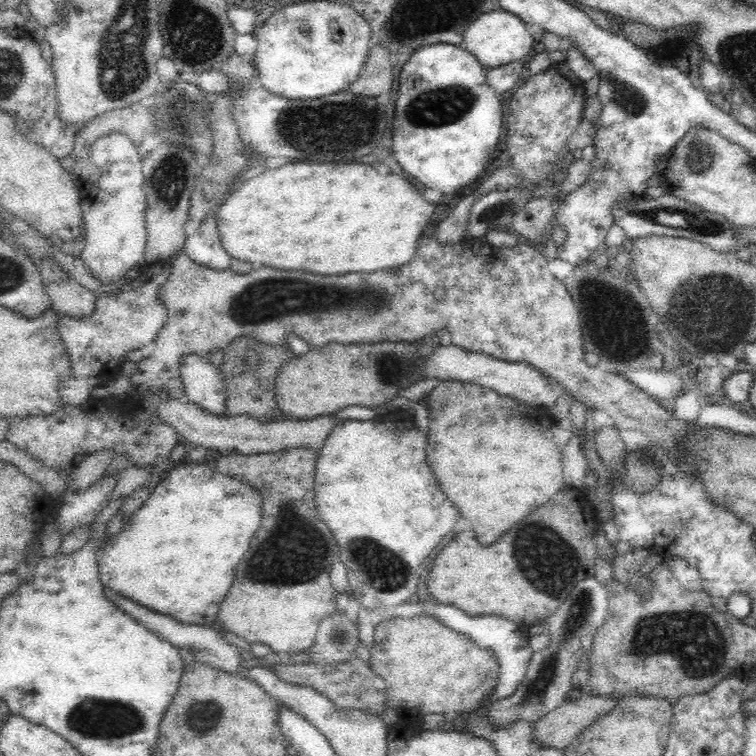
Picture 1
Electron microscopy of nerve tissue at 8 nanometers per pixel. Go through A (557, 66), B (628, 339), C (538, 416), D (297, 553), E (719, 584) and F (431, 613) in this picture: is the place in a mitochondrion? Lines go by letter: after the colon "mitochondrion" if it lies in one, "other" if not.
A: other
B: mitochondrion
C: other
D: mitochondrion
E: other
F: other

